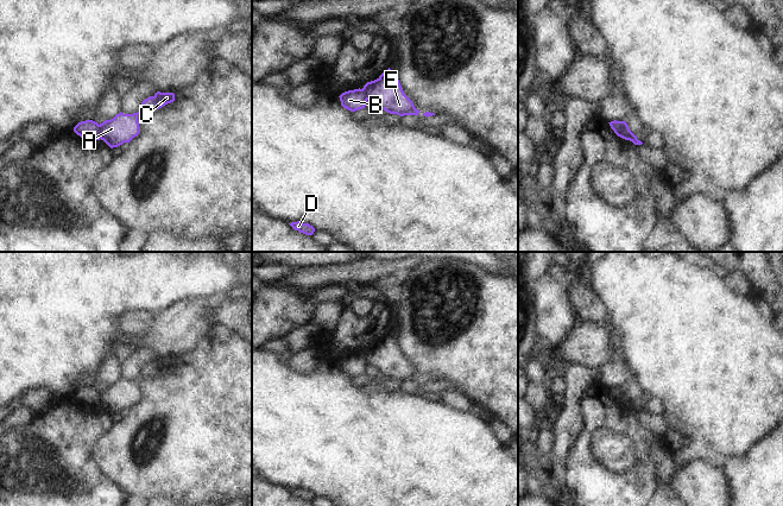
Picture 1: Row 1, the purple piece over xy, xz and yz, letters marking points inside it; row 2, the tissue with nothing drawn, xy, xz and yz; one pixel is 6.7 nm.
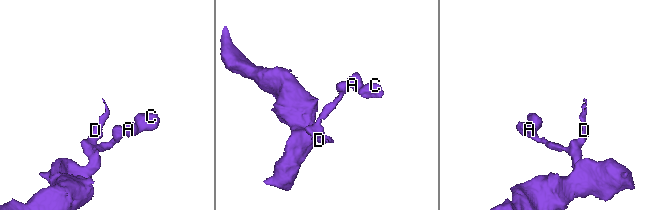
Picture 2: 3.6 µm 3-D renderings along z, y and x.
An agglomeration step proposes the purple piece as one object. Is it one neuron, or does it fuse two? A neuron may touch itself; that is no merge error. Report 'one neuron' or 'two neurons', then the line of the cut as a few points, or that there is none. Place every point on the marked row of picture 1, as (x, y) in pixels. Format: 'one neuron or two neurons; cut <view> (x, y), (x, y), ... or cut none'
two neurons; cut xy (98, 125), (101, 138)

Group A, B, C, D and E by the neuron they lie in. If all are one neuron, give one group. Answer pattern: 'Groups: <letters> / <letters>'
Groups: A C E / B D

